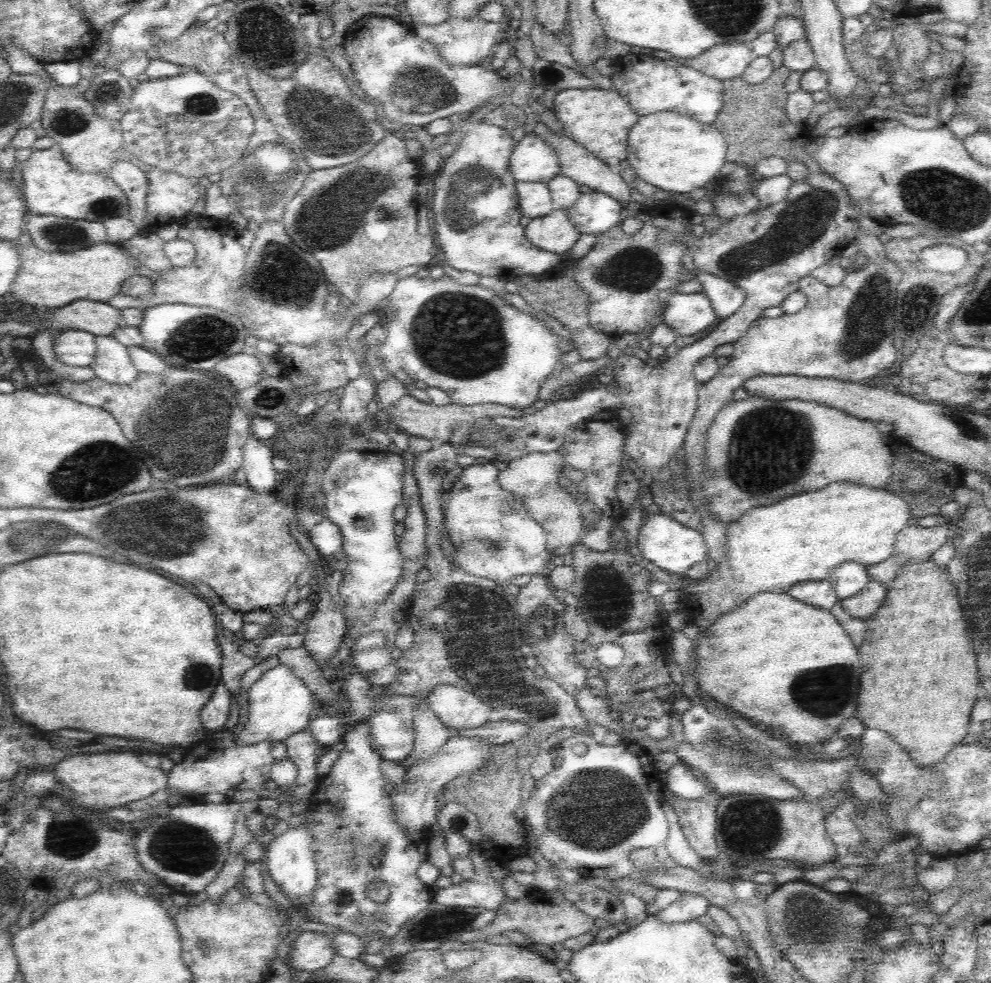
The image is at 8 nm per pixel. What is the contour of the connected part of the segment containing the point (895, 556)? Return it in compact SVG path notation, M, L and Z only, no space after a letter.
M938 516L938 523L934 528L922 528L911 523L894 538L894 550L892 554L878 564L866 567L870 580L888 586L895 578L898 570L908 560L928 560L950 538L954 526L952 521Z

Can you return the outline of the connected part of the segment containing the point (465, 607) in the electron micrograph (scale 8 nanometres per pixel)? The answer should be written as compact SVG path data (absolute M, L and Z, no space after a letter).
M425 452L418 456L416 456L416 463L413 466L413 474L416 478L418 487L419 487L419 496L421 499L422 510L424 511L426 518L427 530L425 531L425 546L428 549L428 556L425 558L425 567L430 571L430 578L424 584L416 584L414 586L414 598L410 601L410 604L406 606L405 612L406 621L410 623L414 630L413 643L411 647L407 650L402 650L401 655L396 660L396 664L399 666L401 670L400 676L398 677L390 687L397 692L397 694L401 694L405 697L418 697L419 699L426 699L430 694L430 691L433 690L434 687L437 687L439 684L451 684L454 687L460 687L466 689L468 692L473 692L484 704L488 705L490 709L498 710L500 714L502 714L502 718L508 720L518 720L518 722L524 722L526 725L530 725L532 729L534 729L535 734L537 734L536 738L540 738L540 754L534 758L534 764L552 764L556 758L554 756L550 756L550 746L548 746L548 738L552 736L558 730L562 730L563 728L577 728L578 731L584 731L584 728L591 724L588 722L588 719L584 717L582 711L580 711L580 707L576 705L575 695L568 694L557 682L554 682L550 677L536 677L534 675L534 671L532 668L527 667L525 665L525 656L520 651L520 646L524 644L523 642L523 630L522 623L518 618L518 604L517 599L514 596L510 596L508 592L506 592L507 588L505 585L498 586L497 582L494 580L490 580L488 578L482 578L480 576L474 576L468 572L464 572L462 569L454 566L454 563L451 563L446 559L444 552L442 551L442 532L443 532L443 509L442 509L442 500L441 495L446 492L442 488L442 480L444 476L448 474L445 471L444 467L444 454L440 453L432 453Z

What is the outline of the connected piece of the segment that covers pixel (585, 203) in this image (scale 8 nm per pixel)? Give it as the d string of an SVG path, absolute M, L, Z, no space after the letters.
M600 191L581 193L577 202L566 208L570 222L580 234L600 235L612 227L620 226L624 205L614 197Z

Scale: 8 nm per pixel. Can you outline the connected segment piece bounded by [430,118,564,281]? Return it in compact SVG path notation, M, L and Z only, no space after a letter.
M466 118L454 120L453 124L454 132L461 131L463 132L463 135L461 136L461 139L456 147L446 150L441 169L434 175L434 201L432 202L432 209L430 211L430 213L433 214L433 220L435 221L436 240L438 240L438 244L440 244L440 248L444 250L444 259L446 262L450 265L450 267L458 271L472 272L478 276L498 276L501 280L505 279L506 281L513 280L524 275L539 275L544 272L548 272L548 270L552 270L552 268L556 268L556 266L559 266L562 262L564 262L562 255L547 253L545 250L532 245L532 243L526 239L525 228L518 223L522 217L522 213L520 213L517 207L517 194L515 190L516 179L514 179L512 176L512 171L510 171L510 167L508 167L508 160L510 160L510 156L512 156L512 150L516 143L512 139L511 134L507 133L504 127L490 126L490 124L486 124L486 122L482 121L471 123Z

